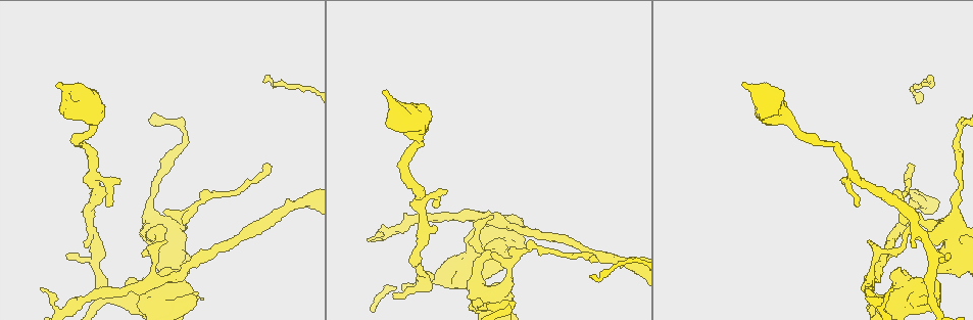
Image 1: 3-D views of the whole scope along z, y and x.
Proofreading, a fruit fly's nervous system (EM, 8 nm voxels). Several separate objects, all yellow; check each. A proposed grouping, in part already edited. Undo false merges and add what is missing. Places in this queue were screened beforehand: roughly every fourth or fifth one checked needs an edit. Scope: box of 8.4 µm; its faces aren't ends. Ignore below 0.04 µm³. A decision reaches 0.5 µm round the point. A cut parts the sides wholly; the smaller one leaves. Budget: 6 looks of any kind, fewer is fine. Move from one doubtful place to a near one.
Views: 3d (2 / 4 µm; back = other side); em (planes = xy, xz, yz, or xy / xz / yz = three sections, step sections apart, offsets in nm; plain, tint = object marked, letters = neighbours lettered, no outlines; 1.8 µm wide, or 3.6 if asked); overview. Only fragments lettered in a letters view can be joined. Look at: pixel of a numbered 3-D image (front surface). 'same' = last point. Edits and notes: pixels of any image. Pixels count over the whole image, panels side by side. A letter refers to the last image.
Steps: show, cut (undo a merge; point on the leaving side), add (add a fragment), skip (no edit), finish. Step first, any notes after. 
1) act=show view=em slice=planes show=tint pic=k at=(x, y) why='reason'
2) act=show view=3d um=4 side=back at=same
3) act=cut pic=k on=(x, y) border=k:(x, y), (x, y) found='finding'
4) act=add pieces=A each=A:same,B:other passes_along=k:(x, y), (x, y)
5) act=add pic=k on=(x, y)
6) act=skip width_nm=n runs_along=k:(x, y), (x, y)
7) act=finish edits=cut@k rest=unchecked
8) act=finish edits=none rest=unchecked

act=show view=em um=3.6 slice=xz step=16 show=tint pic=1 at=(496, 297) why='sharp bend'

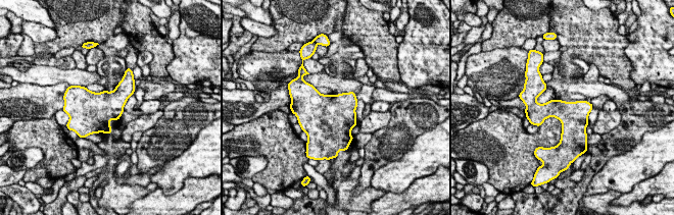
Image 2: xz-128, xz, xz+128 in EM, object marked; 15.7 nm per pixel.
act=show view=em um=3.6 slice=planes show=tint at=same

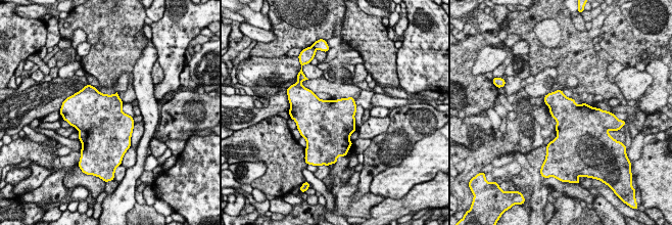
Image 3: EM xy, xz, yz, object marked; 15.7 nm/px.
act=show view=em um=3.6 slice=planes show=letters at=same why='what lies round it'

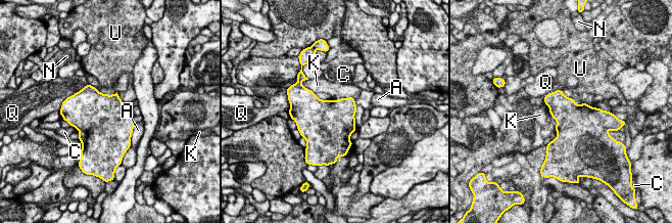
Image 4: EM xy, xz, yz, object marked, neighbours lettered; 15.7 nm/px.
act=skip width_nm=480 each=A:other,C:other,K:other,N:other,Q:other,U:other border=4:(74, 126), (79, 131) found='continuous, no second neuron'

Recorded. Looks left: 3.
act=show view=em slice=planes show=tint pic=1 at=(197, 291) why='free end'

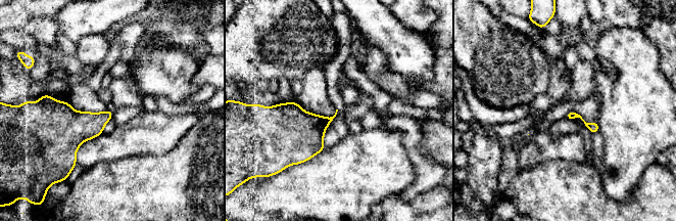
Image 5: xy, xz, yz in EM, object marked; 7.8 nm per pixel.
act=show view=em slice=planes show=letters at=same why='what lies round it'

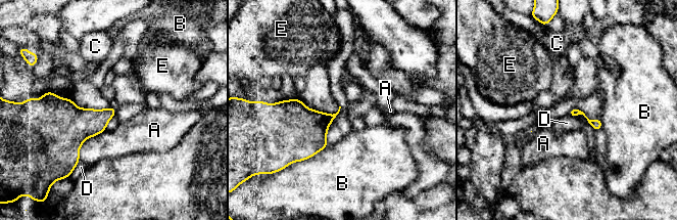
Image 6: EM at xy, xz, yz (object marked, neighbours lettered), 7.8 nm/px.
act=skip each=A:other,B:other,C:other,D:other,E:other border=6:(114, 115), (107, 123), (105, 129) found='none of them fits'

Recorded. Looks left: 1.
act=finish edits=none rest=unchecked

